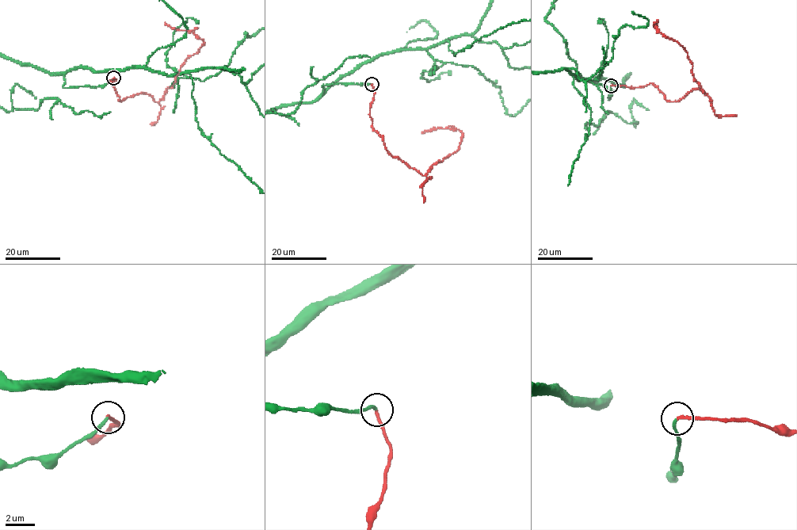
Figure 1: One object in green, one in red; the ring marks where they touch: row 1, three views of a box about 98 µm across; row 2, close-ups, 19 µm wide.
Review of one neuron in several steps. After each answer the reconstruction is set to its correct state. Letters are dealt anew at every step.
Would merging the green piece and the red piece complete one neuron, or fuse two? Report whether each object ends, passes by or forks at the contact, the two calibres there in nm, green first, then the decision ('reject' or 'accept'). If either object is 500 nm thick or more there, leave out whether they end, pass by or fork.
green ends there; red ends there; 200 nm thick on the green side, 220 nm on the other; accept

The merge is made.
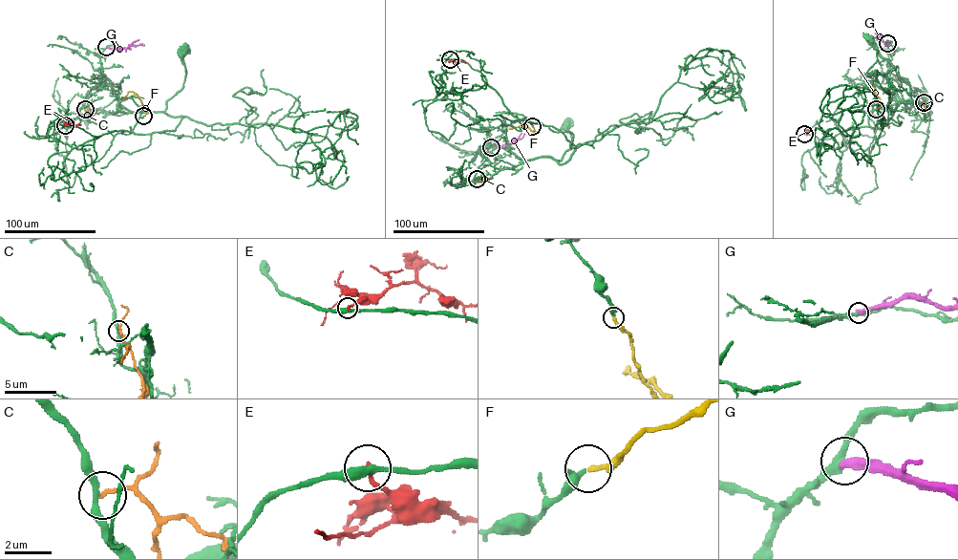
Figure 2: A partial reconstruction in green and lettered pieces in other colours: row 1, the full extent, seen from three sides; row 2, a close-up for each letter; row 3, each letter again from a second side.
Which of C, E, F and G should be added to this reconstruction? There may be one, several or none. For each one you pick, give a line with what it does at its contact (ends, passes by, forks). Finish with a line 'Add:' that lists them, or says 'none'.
F: it ends
Add: F

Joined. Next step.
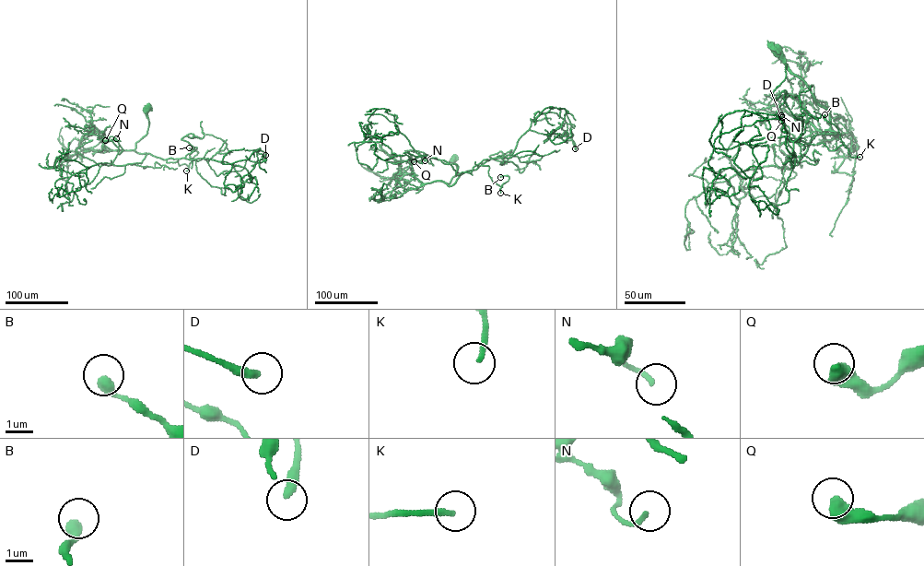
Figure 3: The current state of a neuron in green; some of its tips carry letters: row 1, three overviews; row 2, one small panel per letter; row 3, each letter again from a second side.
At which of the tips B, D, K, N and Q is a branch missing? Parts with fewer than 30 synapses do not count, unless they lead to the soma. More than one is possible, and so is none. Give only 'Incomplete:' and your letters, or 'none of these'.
Incomplete: D

